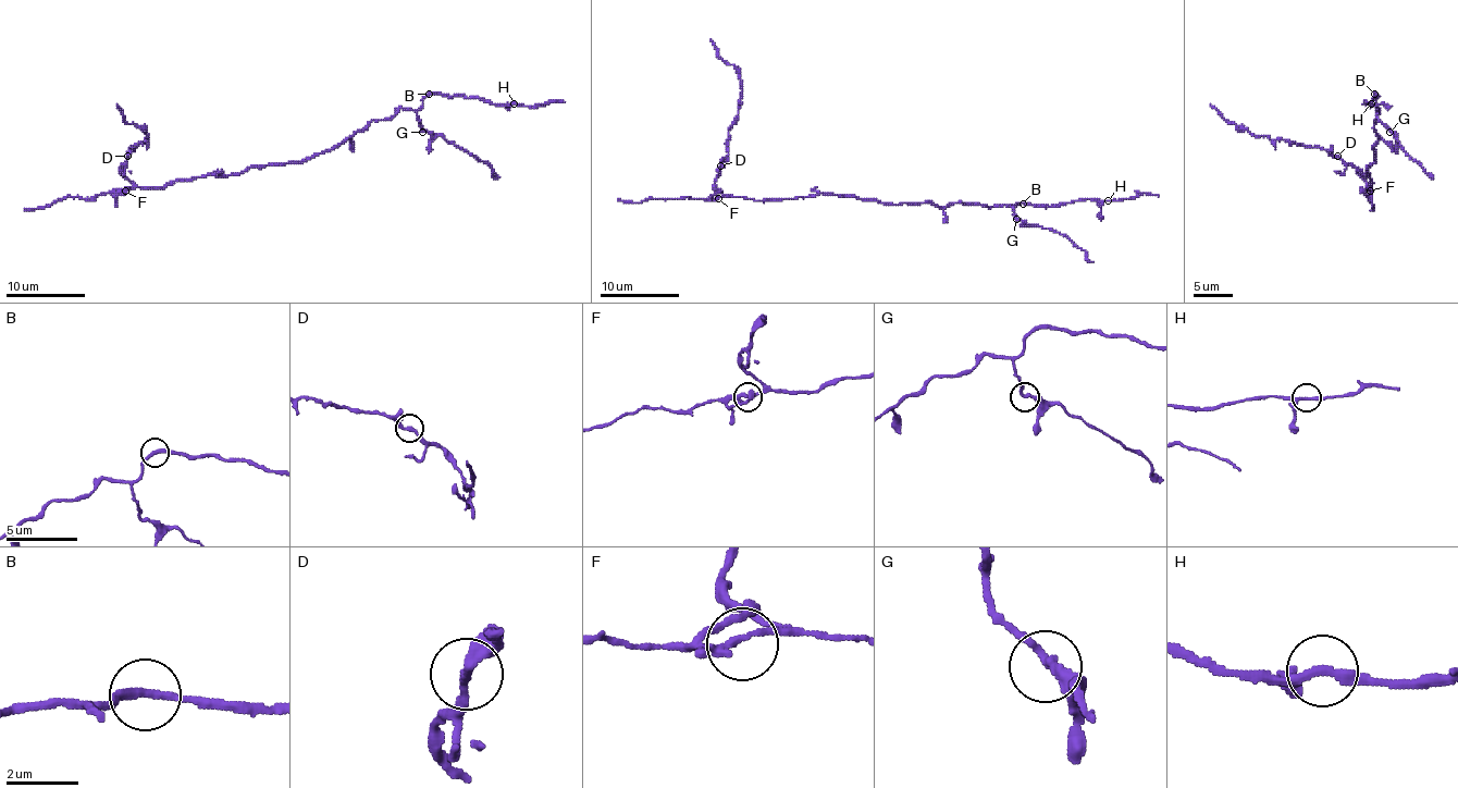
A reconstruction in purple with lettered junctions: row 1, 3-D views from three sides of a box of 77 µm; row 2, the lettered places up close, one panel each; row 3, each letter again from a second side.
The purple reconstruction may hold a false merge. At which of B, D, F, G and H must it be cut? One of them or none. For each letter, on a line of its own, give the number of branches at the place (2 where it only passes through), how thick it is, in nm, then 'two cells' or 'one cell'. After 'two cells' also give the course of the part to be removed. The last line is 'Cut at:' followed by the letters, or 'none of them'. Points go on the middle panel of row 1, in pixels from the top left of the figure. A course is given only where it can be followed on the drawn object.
B: 2 branches meet; 240 nm thick; one cell
D: 2 branches meet; 240 nm thick; one cell
F: 2 branches meet; 220 nm thick; one cell
G: 2 branches meet; 200 nm thick; one cell
H: 2 branches meet; 260 nm thick; one cell
Cut at: none of them

